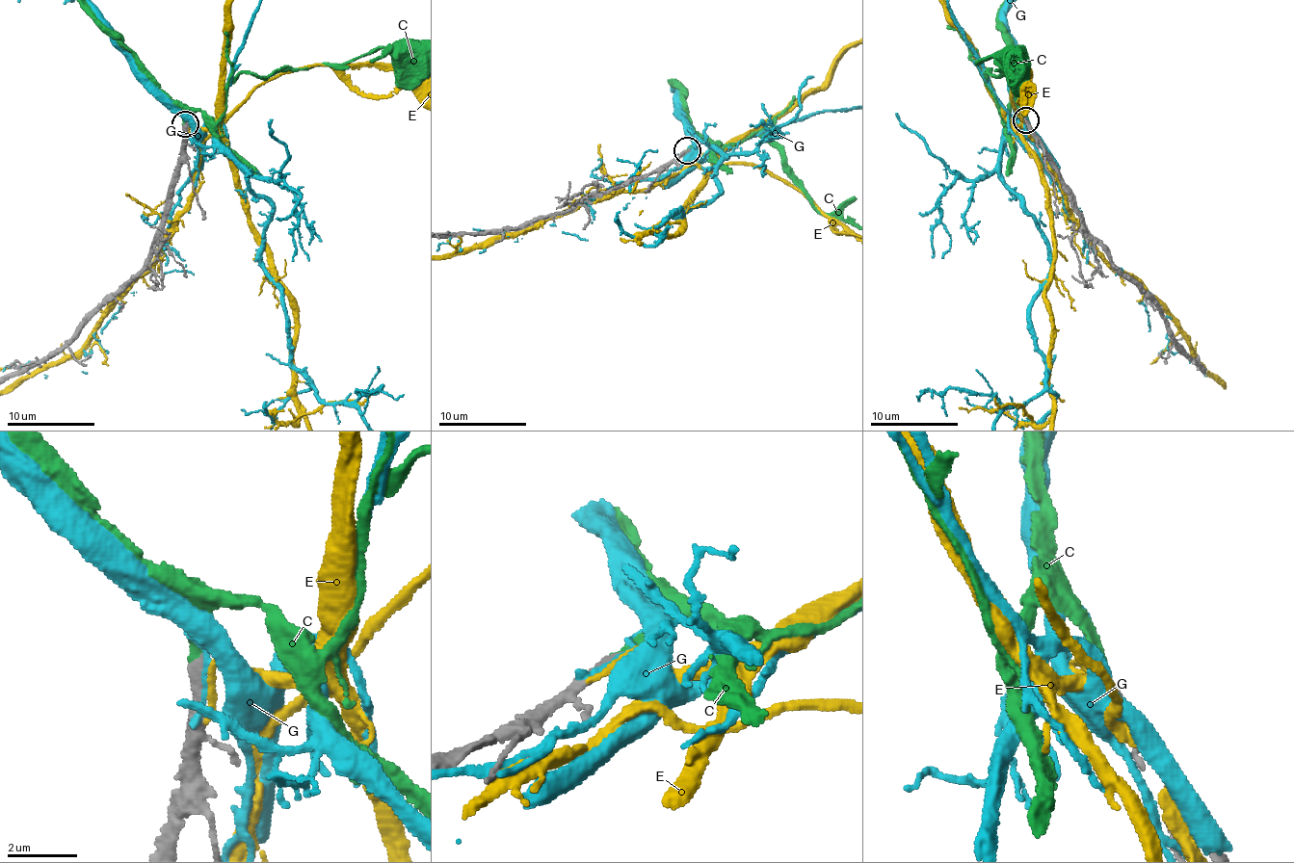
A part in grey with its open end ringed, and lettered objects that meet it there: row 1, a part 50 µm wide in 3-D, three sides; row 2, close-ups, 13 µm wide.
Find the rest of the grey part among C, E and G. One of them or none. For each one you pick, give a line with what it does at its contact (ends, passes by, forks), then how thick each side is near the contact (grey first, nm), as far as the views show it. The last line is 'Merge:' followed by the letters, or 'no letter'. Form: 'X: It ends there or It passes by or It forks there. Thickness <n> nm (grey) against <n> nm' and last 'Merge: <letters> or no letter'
C: It ends there. Thickness 340 nm (grey) against 280 nm
Merge: C

